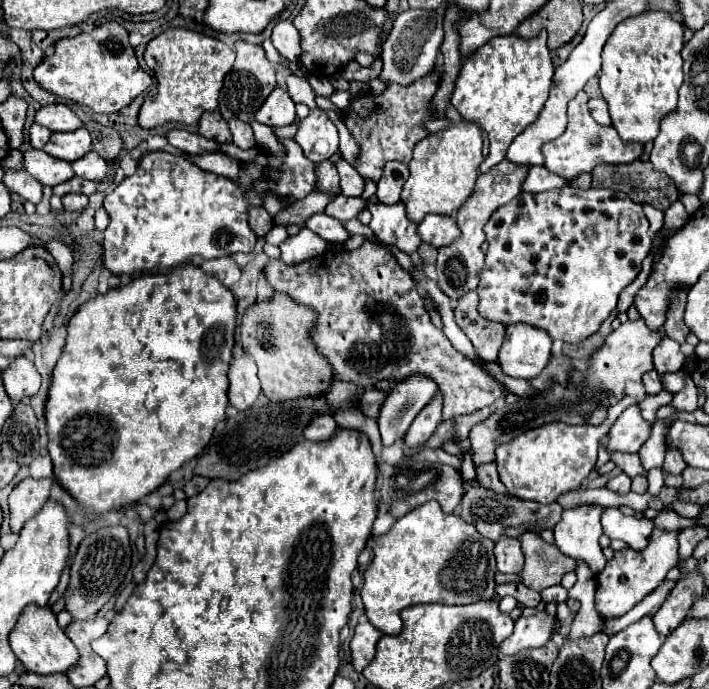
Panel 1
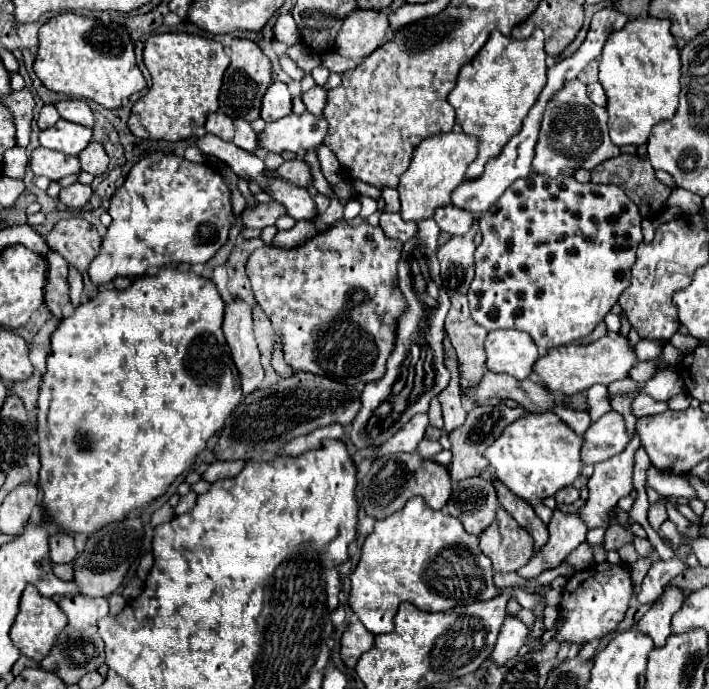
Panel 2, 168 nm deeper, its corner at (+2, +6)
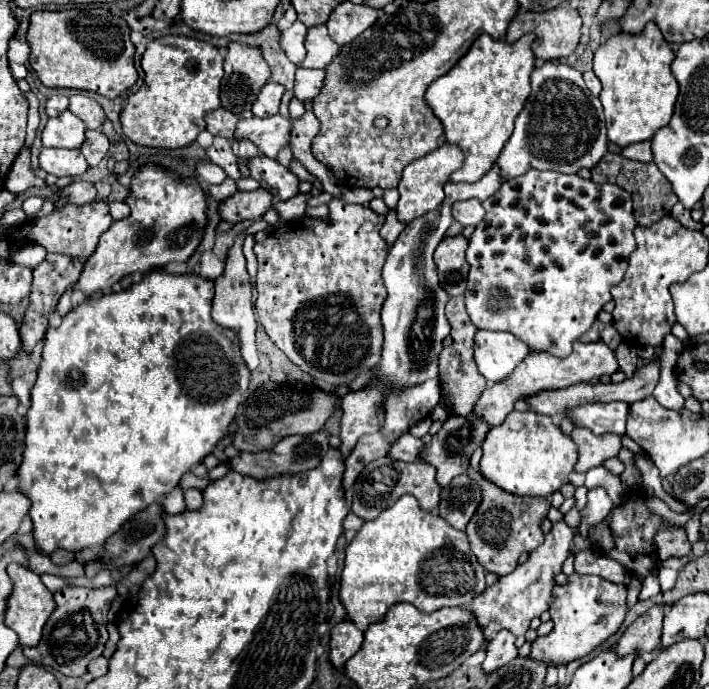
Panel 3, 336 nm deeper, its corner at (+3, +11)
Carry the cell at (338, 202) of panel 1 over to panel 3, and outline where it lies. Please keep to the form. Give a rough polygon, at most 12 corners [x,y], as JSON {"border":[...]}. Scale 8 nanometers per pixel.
{"border":[[304,194],[274,202],[280,220],[296,220],[306,212]]}

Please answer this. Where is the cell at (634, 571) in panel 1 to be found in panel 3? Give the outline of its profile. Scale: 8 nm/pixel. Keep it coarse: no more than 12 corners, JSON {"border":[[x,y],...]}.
{"border":[[592,574],[554,588],[530,656],[568,664],[616,634],[626,588]]}

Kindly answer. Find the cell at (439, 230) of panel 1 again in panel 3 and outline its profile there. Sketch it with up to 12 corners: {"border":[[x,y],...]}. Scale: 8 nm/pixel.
{"border":[[476,198],[456,202],[454,220],[476,226],[484,218],[482,202]]}

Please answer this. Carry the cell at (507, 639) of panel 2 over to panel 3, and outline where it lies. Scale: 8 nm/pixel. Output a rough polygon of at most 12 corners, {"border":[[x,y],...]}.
{"border":[[500,630],[488,642],[482,670],[494,672],[518,656],[514,634]]}

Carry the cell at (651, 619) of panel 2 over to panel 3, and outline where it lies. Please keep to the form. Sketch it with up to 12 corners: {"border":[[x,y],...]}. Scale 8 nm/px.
{"border":[[652,606],[616,644],[618,656],[660,644],[664,608]]}

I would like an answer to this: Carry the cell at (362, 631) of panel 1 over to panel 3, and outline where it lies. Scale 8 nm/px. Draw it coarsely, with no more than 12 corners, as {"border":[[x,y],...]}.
{"border":[[350,622],[330,632],[330,662],[342,670],[362,646],[364,634]]}

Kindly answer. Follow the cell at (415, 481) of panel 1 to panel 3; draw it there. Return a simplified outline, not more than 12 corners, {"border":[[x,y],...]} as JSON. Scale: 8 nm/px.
{"border":[[388,456],[354,482],[350,510],[374,520],[400,496],[438,508],[436,468]]}

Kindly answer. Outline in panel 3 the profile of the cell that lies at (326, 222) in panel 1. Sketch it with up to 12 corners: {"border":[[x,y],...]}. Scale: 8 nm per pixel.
{"border":[[268,156],[248,160],[256,178],[280,200],[298,194],[298,178]]}

